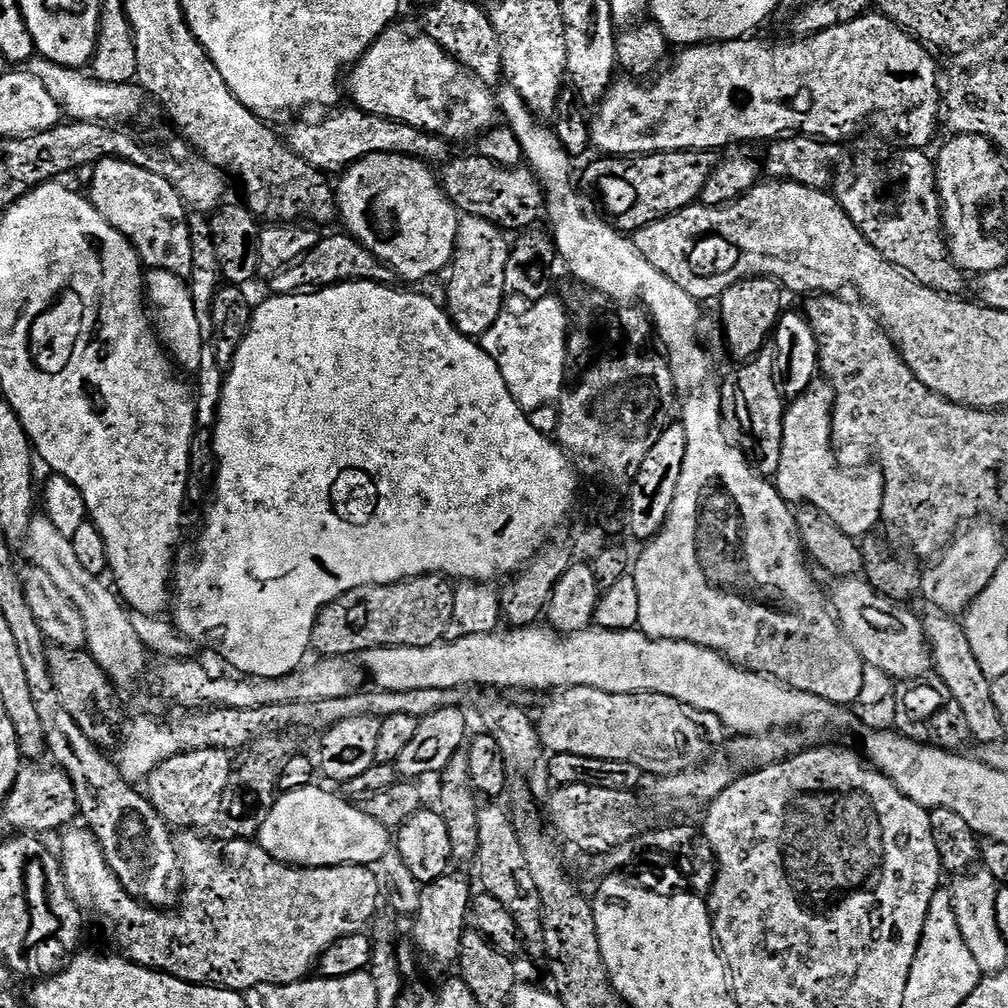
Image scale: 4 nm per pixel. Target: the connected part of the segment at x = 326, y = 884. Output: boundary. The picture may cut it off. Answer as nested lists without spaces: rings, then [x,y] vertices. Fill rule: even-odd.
[[[180,830],[175,833],[176,857],[180,860],[180,875],[182,877],[182,891],[175,906],[169,907],[168,911],[168,968],[165,970],[167,976],[173,976],[184,980],[188,984],[207,984],[228,988],[231,992],[246,994],[254,986],[263,984],[293,984],[305,979],[308,972],[317,967],[322,953],[331,946],[338,938],[346,938],[355,932],[365,931],[373,923],[377,915],[376,903],[381,903],[382,893],[378,886],[378,878],[374,878],[371,867],[366,864],[343,864],[342,866],[326,866],[325,868],[297,868],[290,864],[283,864],[274,859],[266,850],[259,846],[252,849],[244,856],[244,861],[237,868],[231,868],[224,864],[222,857],[216,853],[217,845],[211,839],[203,840],[201,833],[196,830]],[[208,884],[220,884],[220,892],[212,896],[212,917],[208,920]]]

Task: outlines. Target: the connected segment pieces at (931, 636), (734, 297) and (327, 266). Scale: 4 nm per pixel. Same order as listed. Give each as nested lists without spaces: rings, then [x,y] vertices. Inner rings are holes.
[[[937,612],[925,615],[922,624],[931,650],[935,675],[946,683],[958,706],[962,706],[962,714],[966,714],[966,726],[970,726],[971,739],[976,744],[1003,741],[1006,730],[994,707],[992,681],[986,678],[986,674],[982,674],[982,666],[978,666],[978,658],[974,658],[974,650],[970,650],[970,638],[966,638],[963,625],[957,619]]]
[[[754,276],[739,280],[718,297],[720,320],[724,323],[724,340],[728,343],[729,354],[736,362],[752,359],[769,343],[782,315],[780,292],[782,288],[777,281],[769,280],[767,276]]]
[[[347,234],[340,236],[325,235],[304,256],[300,256],[290,266],[278,270],[270,277],[271,291],[277,296],[290,296],[297,290],[319,290],[331,288],[333,284],[346,284],[350,280],[373,280],[376,284],[391,285],[394,273],[387,264],[383,264],[366,246],[362,246]]]

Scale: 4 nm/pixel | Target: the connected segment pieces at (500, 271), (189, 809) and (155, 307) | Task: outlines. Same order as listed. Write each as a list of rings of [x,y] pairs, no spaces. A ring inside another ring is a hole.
[[[465,215],[460,219],[456,250],[447,273],[444,304],[455,328],[472,339],[481,338],[504,311],[506,262],[511,248],[509,239],[504,236],[505,233],[489,220]]]
[[[218,748],[190,751],[164,761],[150,777],[151,783],[154,782],[158,788],[154,800],[160,815],[173,825],[180,824],[176,826],[195,826],[200,830],[208,830],[228,784],[232,763],[229,751]]]
[[[149,269],[145,273],[145,301],[157,339],[173,363],[181,369],[197,369],[201,364],[206,337],[201,334],[197,310],[194,309],[193,295],[190,294],[187,281],[166,270]]]

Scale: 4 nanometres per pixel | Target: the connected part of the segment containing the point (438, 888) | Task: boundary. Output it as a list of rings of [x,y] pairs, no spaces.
[[[456,870],[449,871],[447,876],[421,887],[420,905],[414,914],[416,925],[412,928],[412,936],[426,959],[433,960],[436,964],[452,965],[459,961],[462,934],[468,924],[469,907],[468,880],[464,876],[459,876]]]

